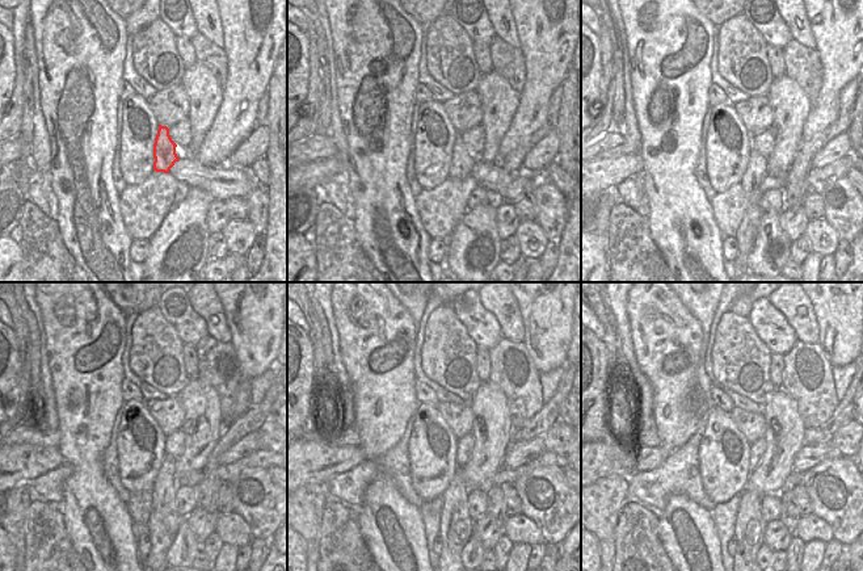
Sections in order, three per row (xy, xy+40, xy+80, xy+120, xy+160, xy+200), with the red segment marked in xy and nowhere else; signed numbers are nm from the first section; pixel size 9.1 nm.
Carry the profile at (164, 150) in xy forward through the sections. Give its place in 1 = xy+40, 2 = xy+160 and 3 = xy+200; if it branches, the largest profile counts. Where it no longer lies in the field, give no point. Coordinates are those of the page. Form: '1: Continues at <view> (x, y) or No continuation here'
1: Continues at xy+40 (462, 163)
2: Continues at xy+160 (457, 527)
3: Continues at xy+200 (749, 528).

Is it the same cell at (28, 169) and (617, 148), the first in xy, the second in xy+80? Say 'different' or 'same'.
different

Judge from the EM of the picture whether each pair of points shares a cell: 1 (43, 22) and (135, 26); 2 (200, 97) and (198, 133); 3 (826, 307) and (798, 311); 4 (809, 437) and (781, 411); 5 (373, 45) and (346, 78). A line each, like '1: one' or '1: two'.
1: two
2: one
3: two
4: two
5: one

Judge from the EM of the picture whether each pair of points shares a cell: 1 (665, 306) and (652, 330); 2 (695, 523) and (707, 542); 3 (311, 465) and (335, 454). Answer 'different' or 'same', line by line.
1: same
2: same
3: same

